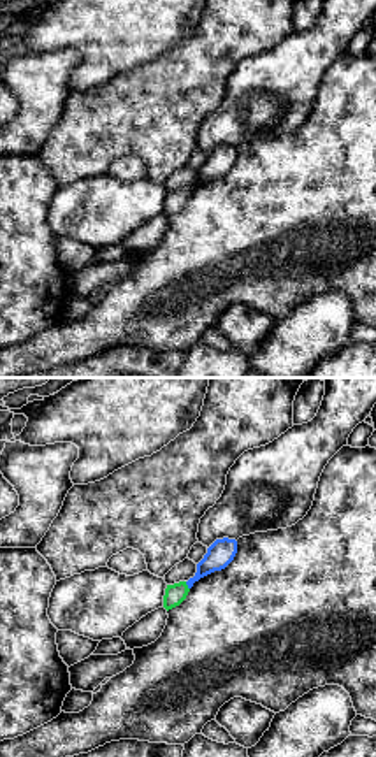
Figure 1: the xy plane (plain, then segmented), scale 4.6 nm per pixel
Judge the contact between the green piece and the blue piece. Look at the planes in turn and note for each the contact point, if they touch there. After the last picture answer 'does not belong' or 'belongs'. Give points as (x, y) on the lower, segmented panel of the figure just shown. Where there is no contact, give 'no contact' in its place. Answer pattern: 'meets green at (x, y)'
meets green at (187, 585)

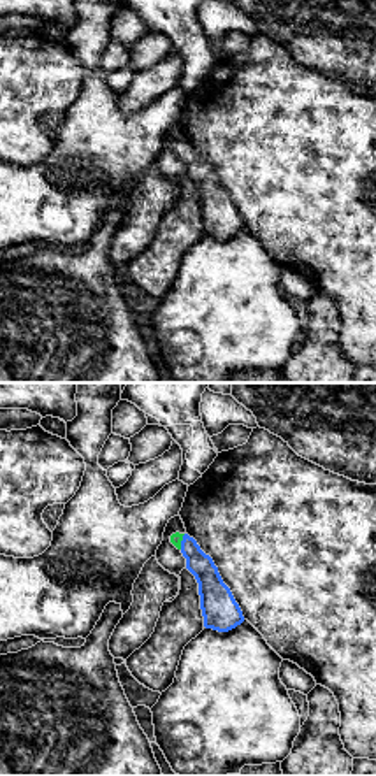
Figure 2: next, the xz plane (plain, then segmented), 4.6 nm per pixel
meets green at (181, 539)

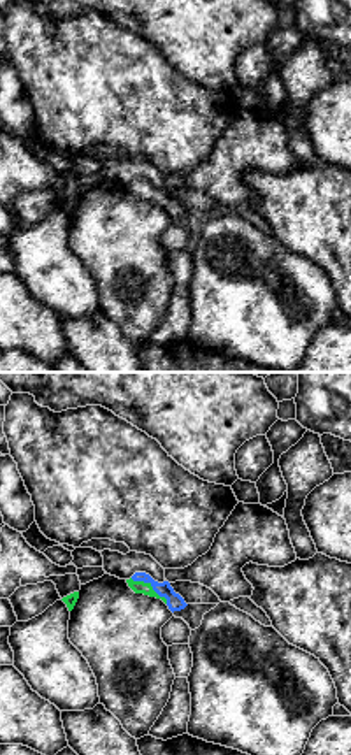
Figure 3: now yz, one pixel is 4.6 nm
meets green at (150, 585)

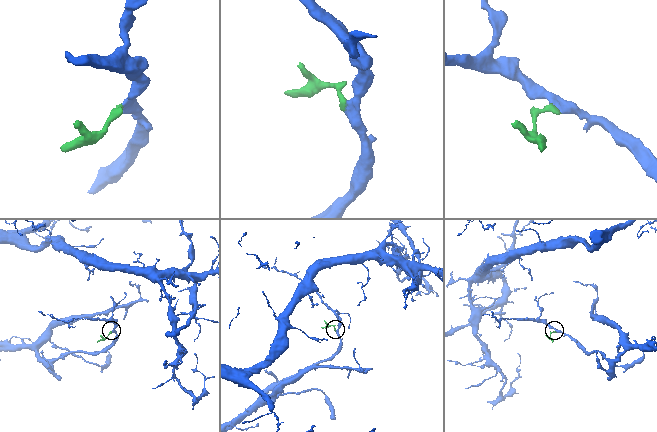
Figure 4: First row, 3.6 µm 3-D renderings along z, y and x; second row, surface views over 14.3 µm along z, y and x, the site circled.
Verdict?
belongs

